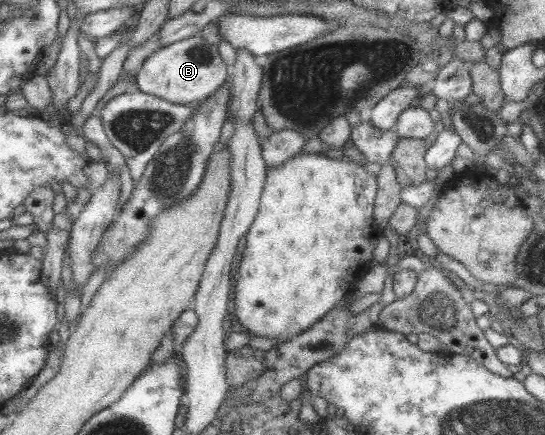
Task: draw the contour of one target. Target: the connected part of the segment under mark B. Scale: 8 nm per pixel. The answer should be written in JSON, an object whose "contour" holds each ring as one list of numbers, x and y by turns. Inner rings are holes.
{"contour":[[197,34,156,50,144,62,135,81,139,91,154,94,173,104,189,105,213,97,221,86,229,82,230,77,231,67,221,58,219,46,210,44]]}

